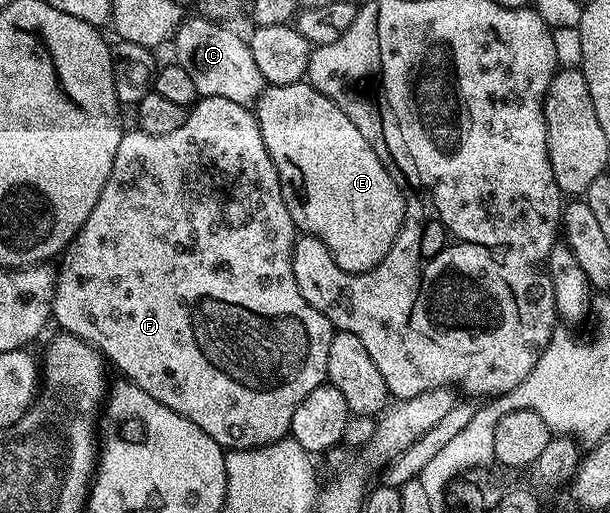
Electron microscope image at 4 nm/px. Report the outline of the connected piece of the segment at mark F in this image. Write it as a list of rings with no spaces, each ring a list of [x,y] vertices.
[[[202,96],[196,104],[188,109],[183,126],[179,126],[179,130],[173,131],[172,134],[159,134],[156,136],[155,134],[143,134],[136,131],[122,135],[119,150],[115,150],[115,162],[111,166],[111,174],[99,194],[99,202],[95,202],[87,222],[83,222],[83,226],[77,232],[77,237],[73,239],[73,243],[65,249],[60,257],[61,268],[59,267],[56,271],[57,286],[53,291],[52,319],[55,324],[57,320],[58,326],[61,327],[58,329],[61,329],[64,333],[78,336],[81,340],[86,340],[88,344],[92,344],[98,352],[108,358],[112,367],[114,364],[125,375],[123,377],[128,383],[139,386],[147,394],[151,394],[151,398],[155,398],[159,402],[163,402],[163,406],[175,410],[175,414],[195,422],[195,426],[199,426],[199,430],[211,434],[211,438],[215,438],[215,442],[219,442],[222,448],[236,450],[238,448],[261,448],[264,444],[274,444],[276,440],[286,439],[290,435],[289,427],[291,426],[291,420],[295,418],[295,410],[299,406],[299,402],[303,402],[303,398],[307,398],[307,394],[311,394],[311,390],[315,390],[320,384],[326,383],[327,354],[331,354],[331,342],[335,331],[333,323],[323,314],[319,314],[319,310],[315,310],[315,306],[311,306],[307,302],[307,298],[303,298],[303,294],[299,294],[299,282],[295,282],[295,274],[293,273],[294,239],[293,219],[285,205],[285,199],[281,193],[279,174],[275,170],[275,162],[263,142],[263,134],[261,133],[261,127],[257,124],[256,115],[246,105],[239,102],[230,102],[228,98]]]

